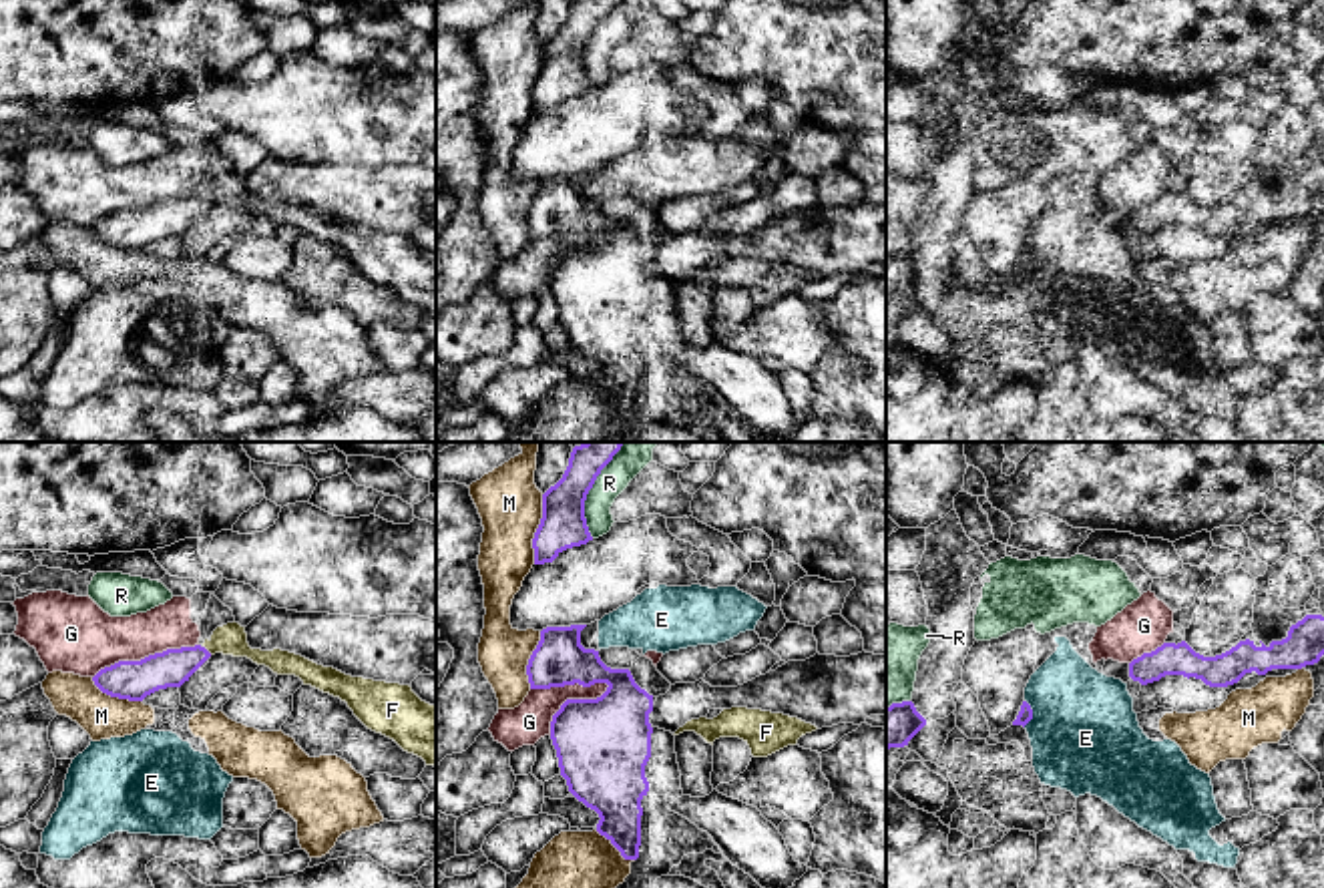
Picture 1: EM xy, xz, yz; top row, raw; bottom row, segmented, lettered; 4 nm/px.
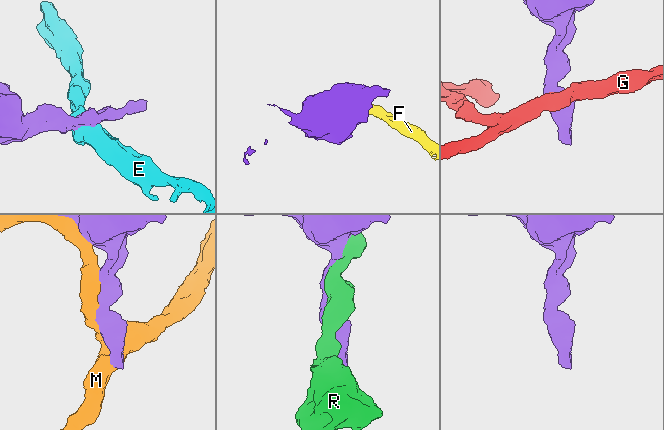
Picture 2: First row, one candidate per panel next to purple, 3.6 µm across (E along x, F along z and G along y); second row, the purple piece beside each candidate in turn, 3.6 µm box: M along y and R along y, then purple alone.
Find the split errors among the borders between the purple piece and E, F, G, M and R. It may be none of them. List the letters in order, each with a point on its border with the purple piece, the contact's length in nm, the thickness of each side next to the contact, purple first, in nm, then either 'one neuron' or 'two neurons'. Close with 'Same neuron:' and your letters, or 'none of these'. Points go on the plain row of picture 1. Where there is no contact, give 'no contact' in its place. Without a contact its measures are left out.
E: yz (1031, 264) | 110 nm | 60/440 nm | two neurons
F: xy (205, 199) | 50 nm | 150/130 nm | two neurons
G: xz (571, 250) | 320 nm | 380/160 nm | two neurons
M: xz (537, 79) | 280 nm | 190/260 nm | two neurons
R: xz (587, 43) | 360 nm | 190/120 nm | two neurons
Same neuron: none of these

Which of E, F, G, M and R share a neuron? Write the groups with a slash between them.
E / F / G / M / R

